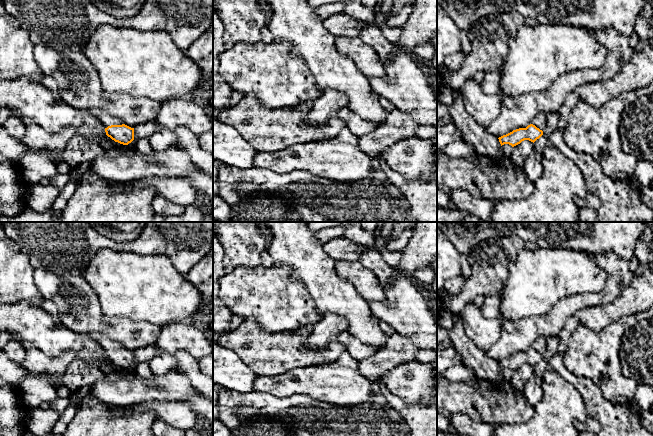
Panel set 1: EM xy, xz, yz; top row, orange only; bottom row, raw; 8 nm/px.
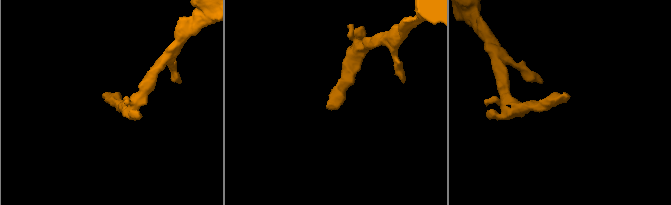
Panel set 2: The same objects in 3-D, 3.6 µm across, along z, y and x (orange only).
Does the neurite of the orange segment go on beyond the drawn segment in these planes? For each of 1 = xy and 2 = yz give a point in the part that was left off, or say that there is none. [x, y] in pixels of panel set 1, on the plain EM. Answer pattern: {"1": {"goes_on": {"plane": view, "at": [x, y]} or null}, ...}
{"1": {"goes_on": {"plane": "xy", "at": [104, 342]}}, "2": {"goes_on": {"plane": "yz", "at": [539, 345]}}}

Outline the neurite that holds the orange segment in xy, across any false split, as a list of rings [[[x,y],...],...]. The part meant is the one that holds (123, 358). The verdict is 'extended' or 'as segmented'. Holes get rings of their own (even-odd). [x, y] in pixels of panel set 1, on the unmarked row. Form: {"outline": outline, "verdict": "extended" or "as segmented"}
{"outline": [[[100,333],[90,336],[105,352],[106,359],[115,366],[128,369],[134,364],[134,352],[125,349],[119,342]]], "verdict": "extended"}

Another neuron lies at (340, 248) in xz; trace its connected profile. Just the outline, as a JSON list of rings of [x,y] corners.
[[[337,237],[323,244],[324,251],[335,261],[359,261],[361,251],[367,247],[347,238]]]

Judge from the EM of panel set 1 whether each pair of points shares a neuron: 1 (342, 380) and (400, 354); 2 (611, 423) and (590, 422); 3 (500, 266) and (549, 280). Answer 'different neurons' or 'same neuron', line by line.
1: different neurons
2: different neurons
3: different neurons

